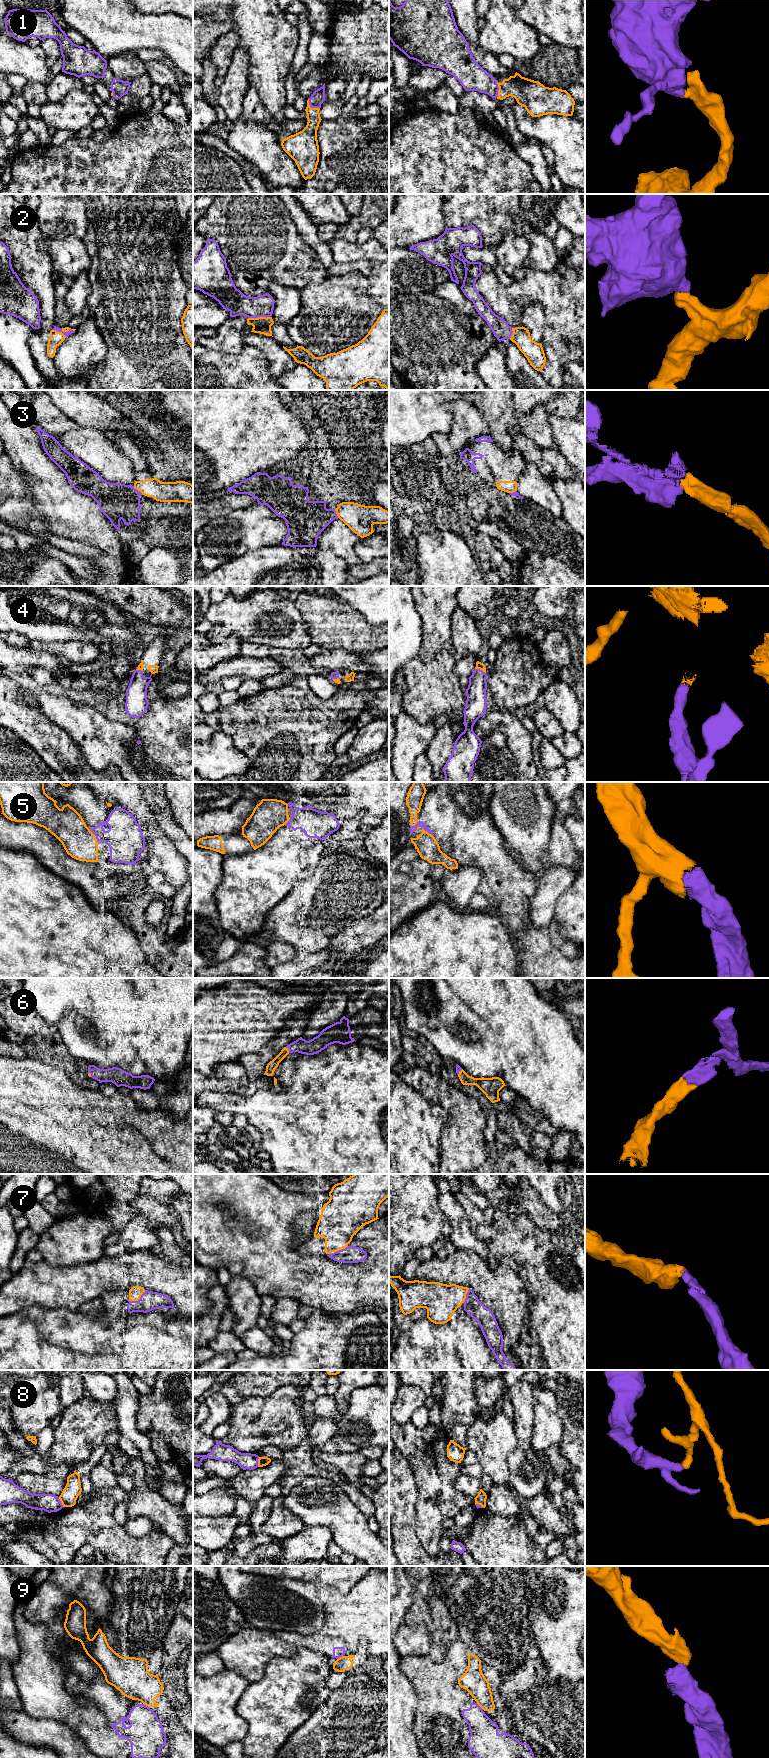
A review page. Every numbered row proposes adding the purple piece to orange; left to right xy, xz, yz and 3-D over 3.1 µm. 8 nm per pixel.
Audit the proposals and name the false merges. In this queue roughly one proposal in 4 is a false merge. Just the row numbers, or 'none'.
8, 9

